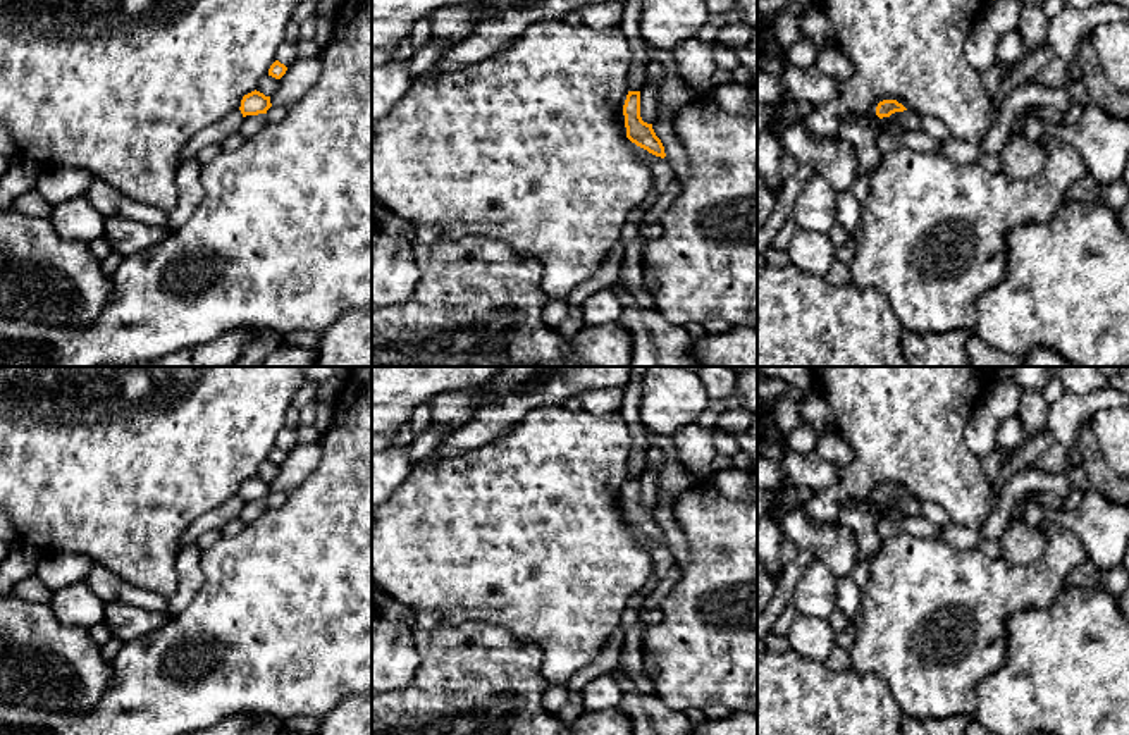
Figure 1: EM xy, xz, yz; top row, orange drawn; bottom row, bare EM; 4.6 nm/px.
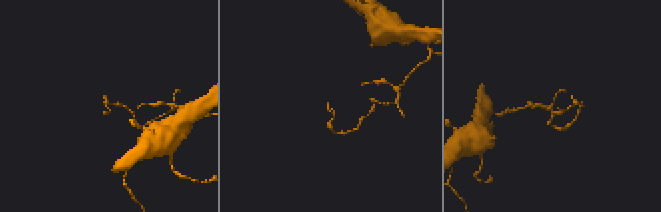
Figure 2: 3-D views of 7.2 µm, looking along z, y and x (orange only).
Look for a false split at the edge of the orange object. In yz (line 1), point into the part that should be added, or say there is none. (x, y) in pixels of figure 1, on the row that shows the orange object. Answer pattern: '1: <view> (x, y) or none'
1: none

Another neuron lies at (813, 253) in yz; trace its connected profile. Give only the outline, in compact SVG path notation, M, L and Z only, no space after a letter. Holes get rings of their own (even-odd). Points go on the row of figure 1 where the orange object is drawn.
M799 229L788 243L787 255L790 265L800 272L824 279L836 260L836 248L828 234Z

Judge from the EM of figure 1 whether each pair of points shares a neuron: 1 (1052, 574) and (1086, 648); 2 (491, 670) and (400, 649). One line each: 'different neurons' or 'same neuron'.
1: different neurons
2: different neurons

